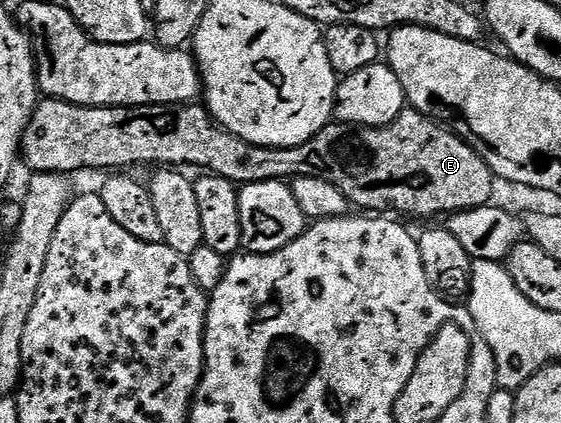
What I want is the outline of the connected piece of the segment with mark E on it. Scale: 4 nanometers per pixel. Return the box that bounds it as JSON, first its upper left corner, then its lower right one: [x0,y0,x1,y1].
[20,99,495,217]

